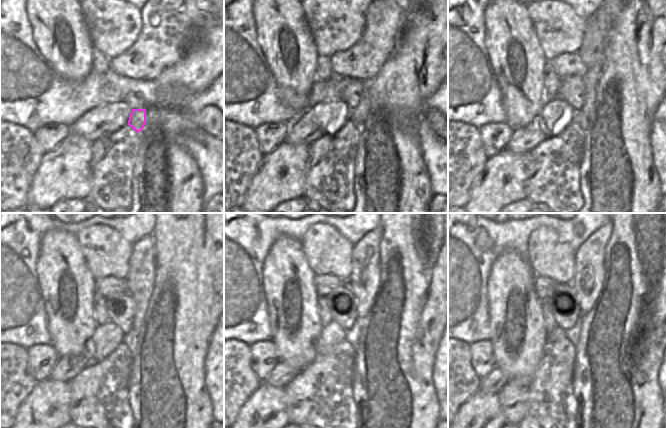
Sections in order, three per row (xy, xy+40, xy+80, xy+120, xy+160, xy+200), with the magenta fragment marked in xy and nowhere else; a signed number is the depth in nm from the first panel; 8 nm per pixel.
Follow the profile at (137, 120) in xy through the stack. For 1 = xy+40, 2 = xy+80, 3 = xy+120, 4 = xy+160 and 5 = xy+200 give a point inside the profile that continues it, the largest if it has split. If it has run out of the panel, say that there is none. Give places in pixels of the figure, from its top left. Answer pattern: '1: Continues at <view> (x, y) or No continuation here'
1: Continues at xy+40 (358, 115)
2: Continues at xy+80 (591, 53)
3: Continues at xy+120 (142, 267)
4: Continues at xy+160 (363, 281)
5: Continues at xy+200 (589, 263)

